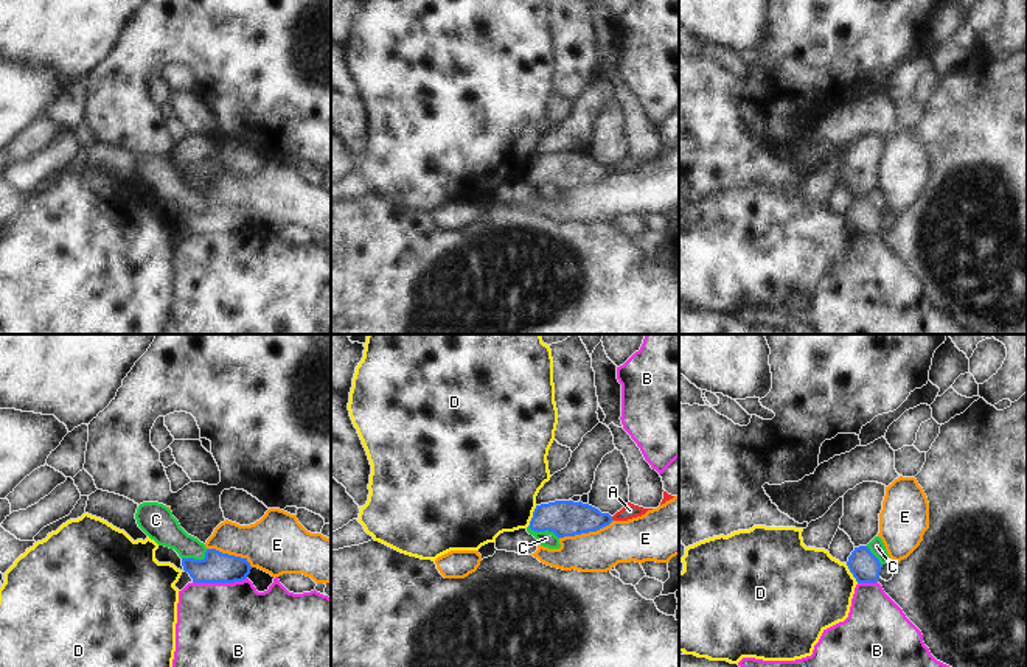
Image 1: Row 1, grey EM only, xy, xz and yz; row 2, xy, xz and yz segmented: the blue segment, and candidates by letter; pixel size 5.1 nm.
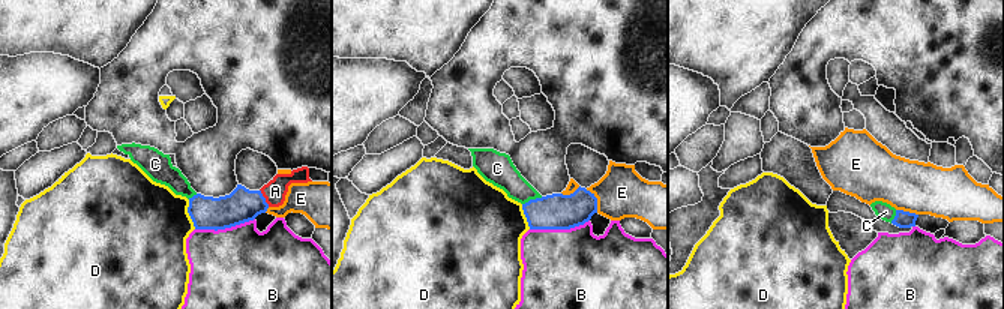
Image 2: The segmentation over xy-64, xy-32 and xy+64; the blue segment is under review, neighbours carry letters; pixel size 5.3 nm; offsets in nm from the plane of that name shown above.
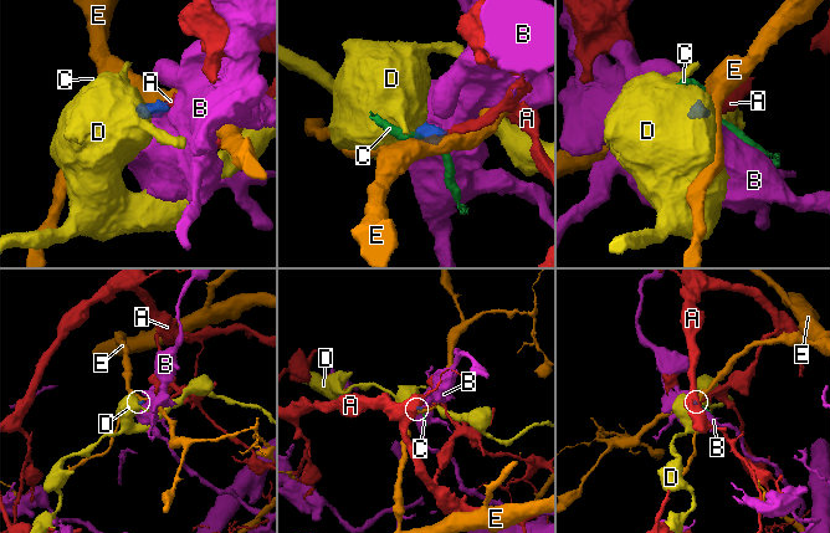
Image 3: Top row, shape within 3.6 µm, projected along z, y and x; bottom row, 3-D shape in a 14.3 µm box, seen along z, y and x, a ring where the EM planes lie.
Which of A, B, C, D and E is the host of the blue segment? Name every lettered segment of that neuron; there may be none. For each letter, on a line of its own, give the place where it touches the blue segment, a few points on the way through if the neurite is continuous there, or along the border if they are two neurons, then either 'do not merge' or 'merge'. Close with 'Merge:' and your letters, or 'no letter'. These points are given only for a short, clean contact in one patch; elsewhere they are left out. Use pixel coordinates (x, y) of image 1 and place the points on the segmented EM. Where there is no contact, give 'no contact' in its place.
A: contact xz (611, 518); way xz (564, 518), (611, 518), (630, 510); merge
B: contact xy (219, 582); border xy (246, 577), (236, 582), (193, 582); do not merge
C: contact xy (196, 560); border xy (207, 549), (202, 558), (182, 558); do not merge
D: contact xz (533, 516); border xz (536, 506), (527, 526); do not merge
E: contact xz (586, 532); border xz (612, 520), (595, 530), (560, 538); do not merge
Merge: A

